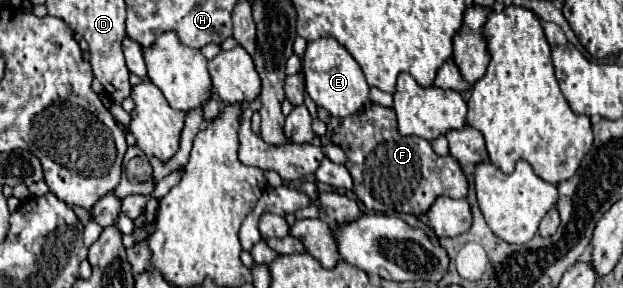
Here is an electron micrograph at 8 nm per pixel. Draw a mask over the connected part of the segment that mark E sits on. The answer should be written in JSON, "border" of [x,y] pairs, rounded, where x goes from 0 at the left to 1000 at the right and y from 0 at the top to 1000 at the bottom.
{"border":[[[515,132],[509,146],[493,153],[486,201],[486,250],[493,285],[493,326],[512,375],[522,375],[535,410],[557,410],[567,389],[576,389],[592,354],[592,292],[576,222],[535,132]]]}

